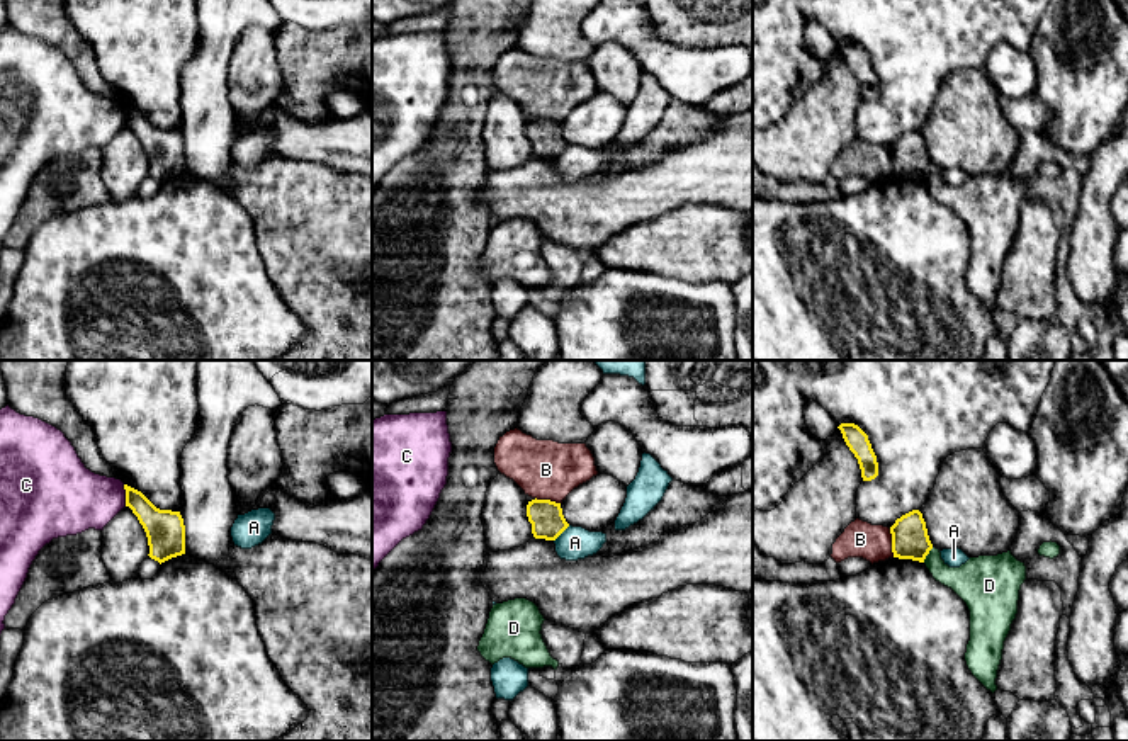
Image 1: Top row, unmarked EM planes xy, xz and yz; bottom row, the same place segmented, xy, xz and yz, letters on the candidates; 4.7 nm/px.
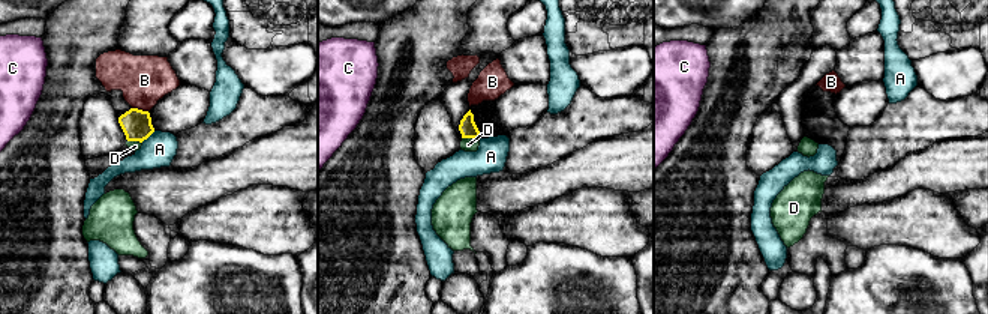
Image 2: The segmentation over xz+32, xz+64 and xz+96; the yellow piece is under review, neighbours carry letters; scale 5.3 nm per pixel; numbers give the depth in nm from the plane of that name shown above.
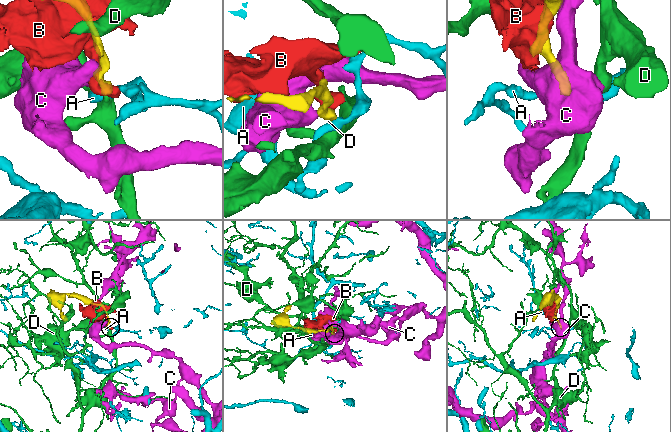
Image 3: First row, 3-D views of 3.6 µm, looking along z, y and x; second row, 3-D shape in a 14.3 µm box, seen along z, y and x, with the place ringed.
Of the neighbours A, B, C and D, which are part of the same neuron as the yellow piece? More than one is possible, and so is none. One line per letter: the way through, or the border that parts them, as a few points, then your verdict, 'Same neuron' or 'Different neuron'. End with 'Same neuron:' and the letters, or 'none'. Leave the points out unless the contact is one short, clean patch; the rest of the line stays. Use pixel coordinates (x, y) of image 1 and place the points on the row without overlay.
A: Boundary: xz (569, 145), (554, 160). Different neuron
B: Different neuron
C: Boundary: xy (123, 104), (126, 124). Different neuron
D: Boundary: yz (933, 167), (923, 181). Different neuron
Same neuron: none

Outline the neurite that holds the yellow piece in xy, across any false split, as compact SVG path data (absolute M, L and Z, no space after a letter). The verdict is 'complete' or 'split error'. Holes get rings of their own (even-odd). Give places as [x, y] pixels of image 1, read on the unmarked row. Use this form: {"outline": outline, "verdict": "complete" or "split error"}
{"outline": "M124 104L126 126L133 129L143 144L149 177L160 184L185 173L185 144L180 131L156 127L141 110Z", "verdict": "complete"}

